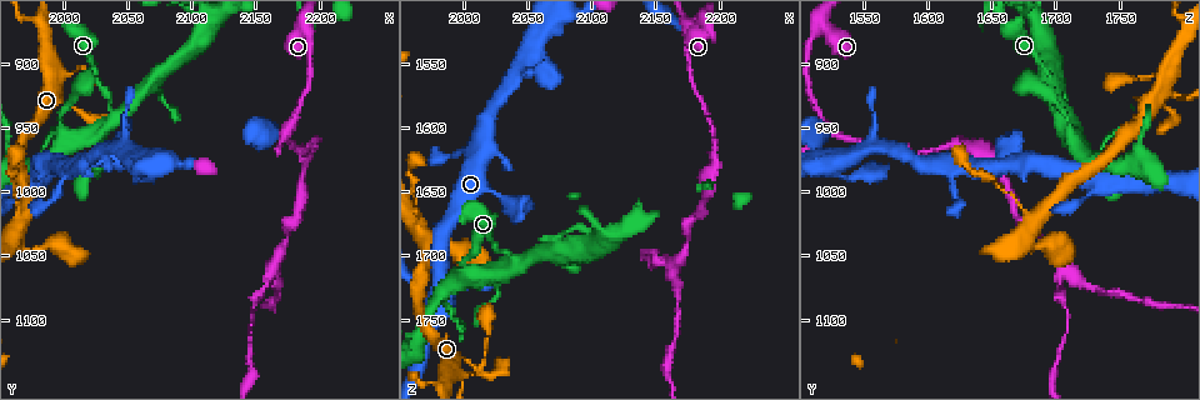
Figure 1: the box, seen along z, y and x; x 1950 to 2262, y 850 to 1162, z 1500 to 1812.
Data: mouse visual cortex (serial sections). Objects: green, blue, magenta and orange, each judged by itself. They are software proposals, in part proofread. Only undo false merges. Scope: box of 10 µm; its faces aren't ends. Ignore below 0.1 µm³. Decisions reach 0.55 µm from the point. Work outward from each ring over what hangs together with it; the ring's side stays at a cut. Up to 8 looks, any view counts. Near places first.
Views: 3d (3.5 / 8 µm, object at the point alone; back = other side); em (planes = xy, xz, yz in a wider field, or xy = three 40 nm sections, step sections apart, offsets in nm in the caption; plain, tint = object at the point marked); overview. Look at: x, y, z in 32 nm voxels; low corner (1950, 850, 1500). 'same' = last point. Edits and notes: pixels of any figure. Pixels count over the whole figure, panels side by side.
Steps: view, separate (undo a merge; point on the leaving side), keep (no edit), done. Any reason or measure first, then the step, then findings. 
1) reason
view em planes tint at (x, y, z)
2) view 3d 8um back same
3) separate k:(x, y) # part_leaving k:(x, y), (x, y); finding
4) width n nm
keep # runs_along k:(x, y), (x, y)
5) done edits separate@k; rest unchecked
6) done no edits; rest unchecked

arms part here
view 3d 3.5um at (2176, 950, 1522)

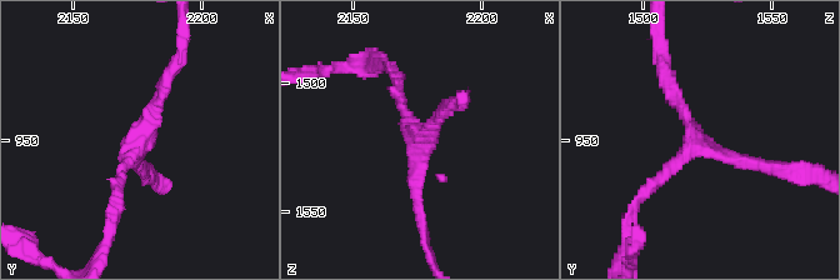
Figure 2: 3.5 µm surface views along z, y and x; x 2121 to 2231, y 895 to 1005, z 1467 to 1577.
arms 3; arm_widths 150, 150, 200 nm
view em xy step 1 tint at (2177, 950, 1521)

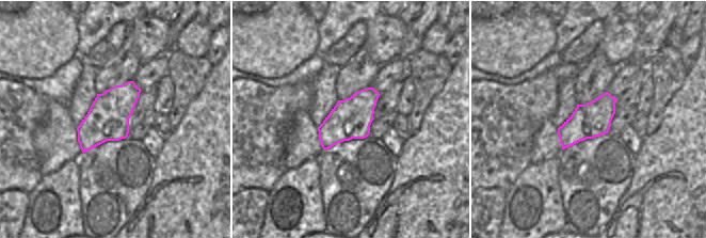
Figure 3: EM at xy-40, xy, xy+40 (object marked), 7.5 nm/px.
view em planes tint same

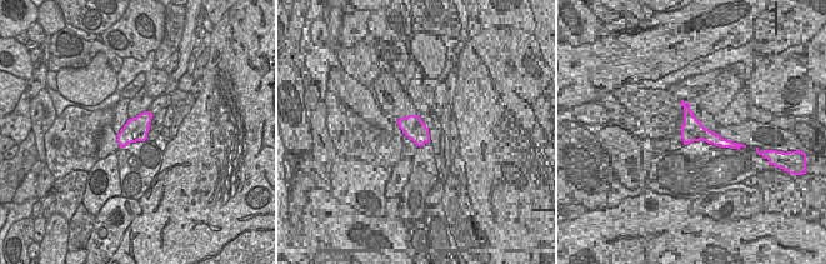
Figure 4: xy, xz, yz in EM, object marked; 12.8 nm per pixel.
width 300 nm
keep # runs_along 2:(664, 70), (699, 143), (770, 165); continuous, no second cell

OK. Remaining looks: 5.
sudden change in width
view 3d 8um at (2040, 944, 1704)

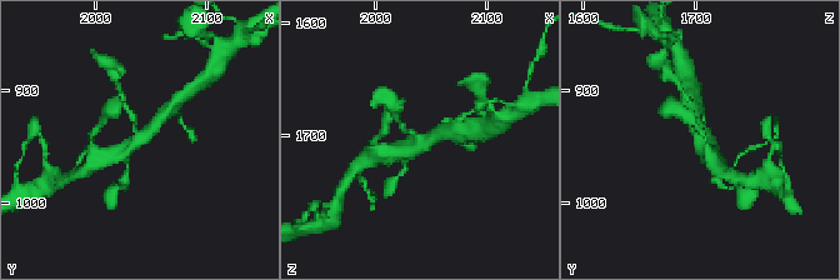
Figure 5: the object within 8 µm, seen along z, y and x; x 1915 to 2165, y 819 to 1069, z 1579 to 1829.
arms 3; arm_widths 150, 400, 450 nm
view em xy step 3 tint same

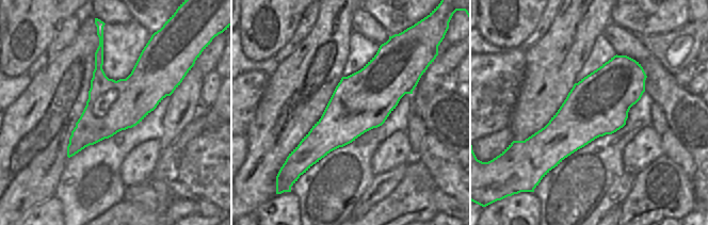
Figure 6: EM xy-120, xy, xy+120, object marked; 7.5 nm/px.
keep # runs_along 5:(691, 109), (694, 133), (711, 154); continuous, no second cell

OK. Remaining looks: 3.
narrows sharply
view em xy step 5 tint at (1972, 996, 1734)

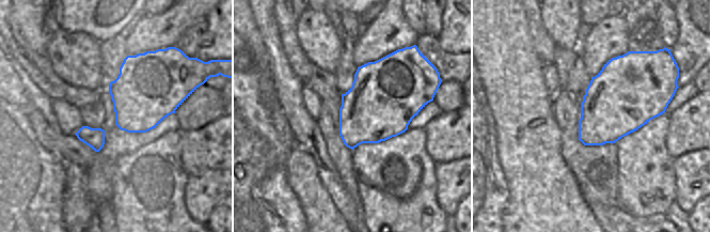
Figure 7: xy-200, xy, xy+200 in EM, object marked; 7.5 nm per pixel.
see where the arms go
view 3d 3.5um same

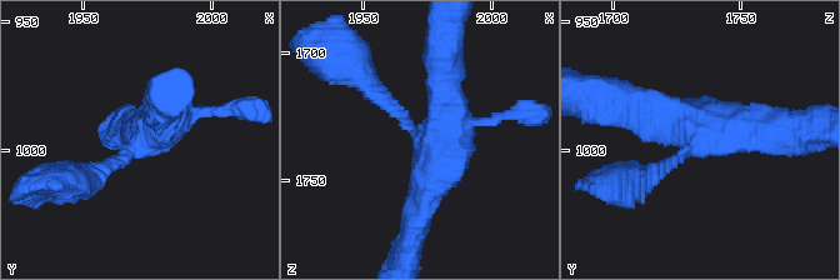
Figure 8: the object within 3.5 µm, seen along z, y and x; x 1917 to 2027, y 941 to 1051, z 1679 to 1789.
keep # runs_along 8:(624, 101), (694, 125), (778, 133); all the same cell

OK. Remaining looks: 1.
done no edits; rest unchecked

